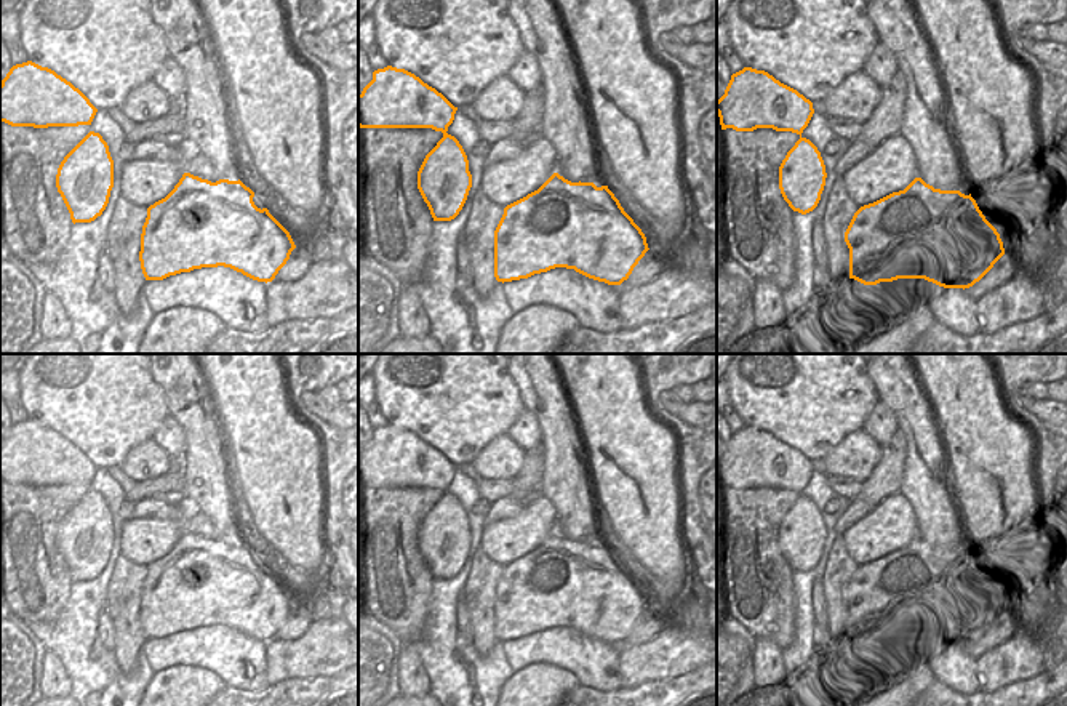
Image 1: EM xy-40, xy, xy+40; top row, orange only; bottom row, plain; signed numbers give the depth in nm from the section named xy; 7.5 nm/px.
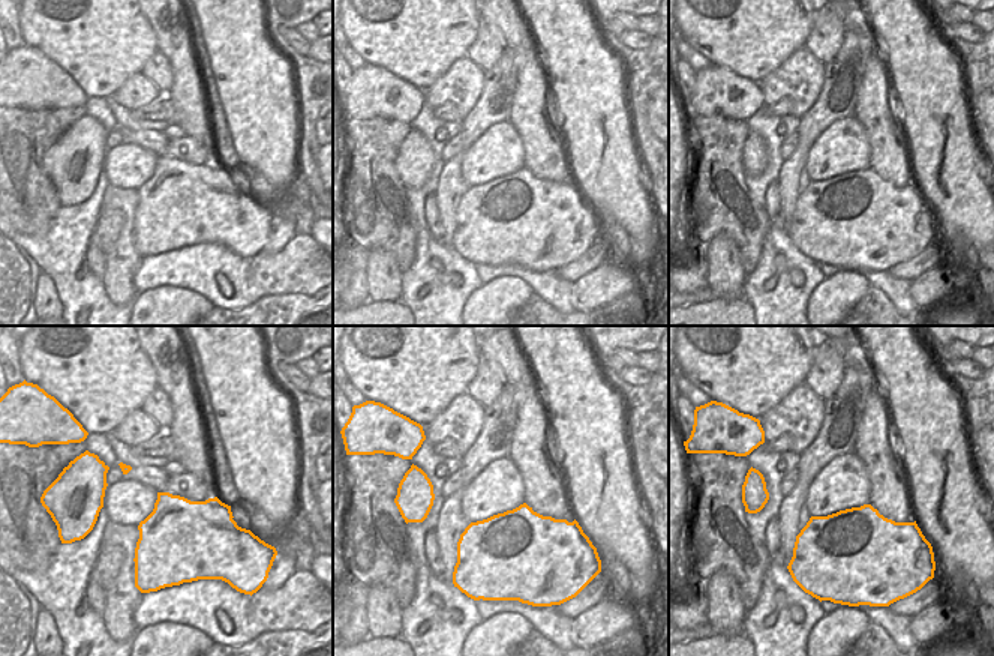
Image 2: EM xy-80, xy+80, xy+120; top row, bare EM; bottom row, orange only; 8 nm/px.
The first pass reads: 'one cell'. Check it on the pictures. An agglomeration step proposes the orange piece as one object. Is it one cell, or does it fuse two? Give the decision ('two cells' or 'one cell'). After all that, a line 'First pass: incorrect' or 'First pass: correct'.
one cell
First pass: correct

